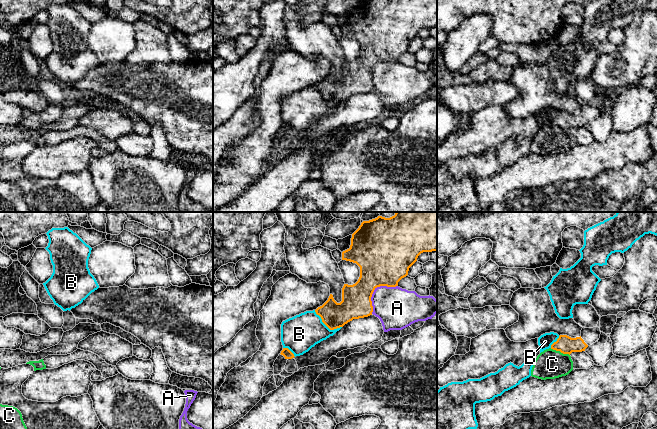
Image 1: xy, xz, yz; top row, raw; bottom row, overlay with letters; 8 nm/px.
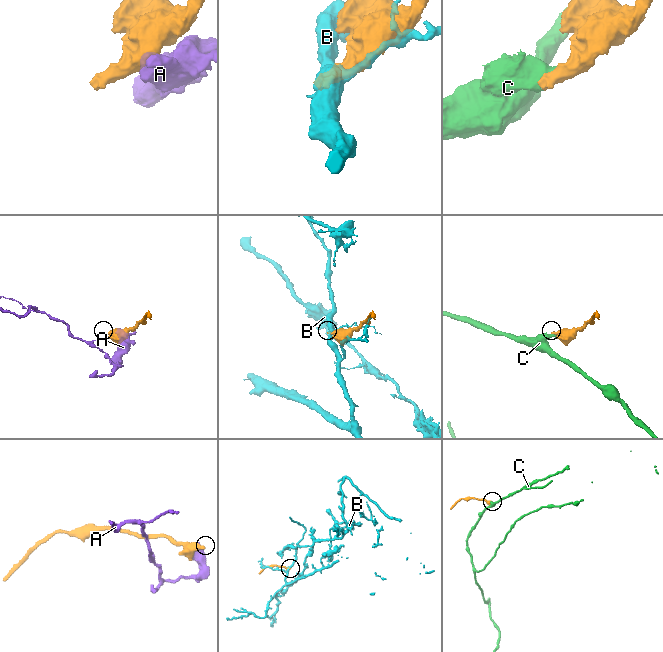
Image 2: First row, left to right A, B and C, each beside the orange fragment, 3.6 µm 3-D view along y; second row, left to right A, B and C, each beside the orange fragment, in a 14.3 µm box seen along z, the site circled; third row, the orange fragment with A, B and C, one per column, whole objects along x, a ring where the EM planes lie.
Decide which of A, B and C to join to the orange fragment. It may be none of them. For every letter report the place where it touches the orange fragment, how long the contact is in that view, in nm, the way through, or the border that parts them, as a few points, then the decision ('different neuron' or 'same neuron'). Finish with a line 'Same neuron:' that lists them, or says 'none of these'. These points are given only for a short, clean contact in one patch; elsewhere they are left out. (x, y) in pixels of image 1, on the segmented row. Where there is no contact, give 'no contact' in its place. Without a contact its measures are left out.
A: xz (374, 289) | 320 nm | different neuron
B: xz (326, 325) | 260 nm | different neuron
C: yz (560, 351) | 170 nm | different neuron
Same neuron: none of these

